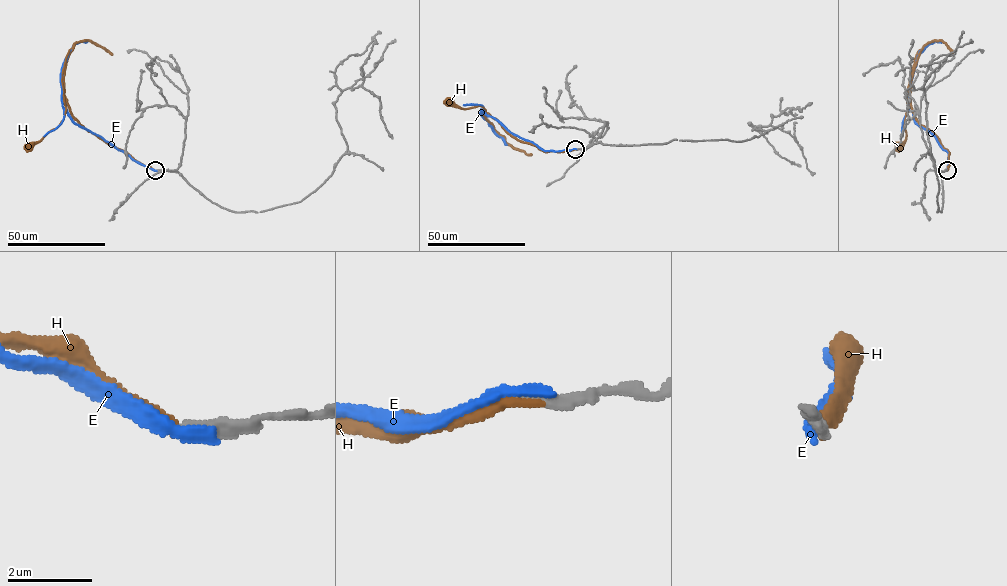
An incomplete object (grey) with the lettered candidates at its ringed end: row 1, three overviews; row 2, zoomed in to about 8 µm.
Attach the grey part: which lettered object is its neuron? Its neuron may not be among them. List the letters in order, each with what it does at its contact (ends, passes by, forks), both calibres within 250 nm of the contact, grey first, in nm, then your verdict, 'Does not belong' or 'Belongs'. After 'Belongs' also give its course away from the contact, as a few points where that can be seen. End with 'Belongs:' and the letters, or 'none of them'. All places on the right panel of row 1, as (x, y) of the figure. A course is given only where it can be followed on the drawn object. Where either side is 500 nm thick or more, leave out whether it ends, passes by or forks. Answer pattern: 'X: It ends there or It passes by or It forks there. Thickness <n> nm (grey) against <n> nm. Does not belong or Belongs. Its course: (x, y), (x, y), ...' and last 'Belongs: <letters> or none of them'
E: It ends there. Thickness 340 nm (grey) against 280 nm. Does not belong
H: It ends there. Thickness 320 nm (grey) against 240 nm. Belongs. Its course: (947, 170), (949, 153), (917, 120), (910, 104), (912, 70), (922, 49), (911, 70), (906, 140), (899, 147)
Belongs: H

